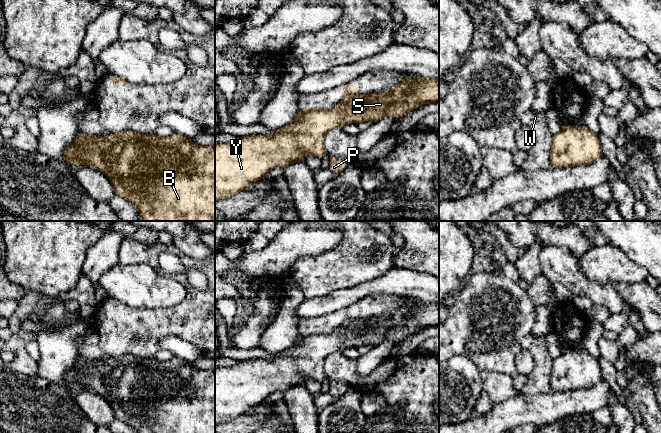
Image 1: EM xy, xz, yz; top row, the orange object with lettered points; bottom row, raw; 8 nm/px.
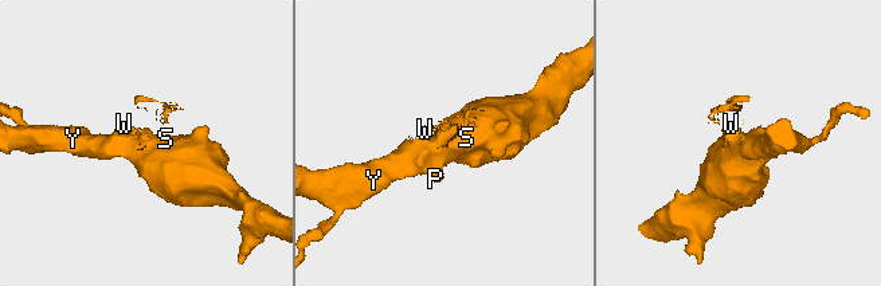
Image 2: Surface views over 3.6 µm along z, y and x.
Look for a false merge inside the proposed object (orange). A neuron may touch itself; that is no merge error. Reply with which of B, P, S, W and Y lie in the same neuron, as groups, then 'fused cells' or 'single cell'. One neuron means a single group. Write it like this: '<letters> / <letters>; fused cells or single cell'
B P S Y / W; fused cells

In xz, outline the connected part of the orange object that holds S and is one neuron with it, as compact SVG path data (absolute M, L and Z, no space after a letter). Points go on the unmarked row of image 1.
M405 298L401 307L387 316L370 319L353 318L344 321L335 331L329 334L300 336L294 344L280 353L272 354L266 359L250 359L238 365L215 369L215 425L235 419L249 413L256 405L267 400L276 391L285 392L291 387L303 386L306 379L322 383L329 380L329 393L341 397L349 386L341 386L337 380L330 380L324 370L324 363L330 354L350 347L375 347L388 339L394 343L402 342L422 328L430 328L439 324L439 303L422 302Z

